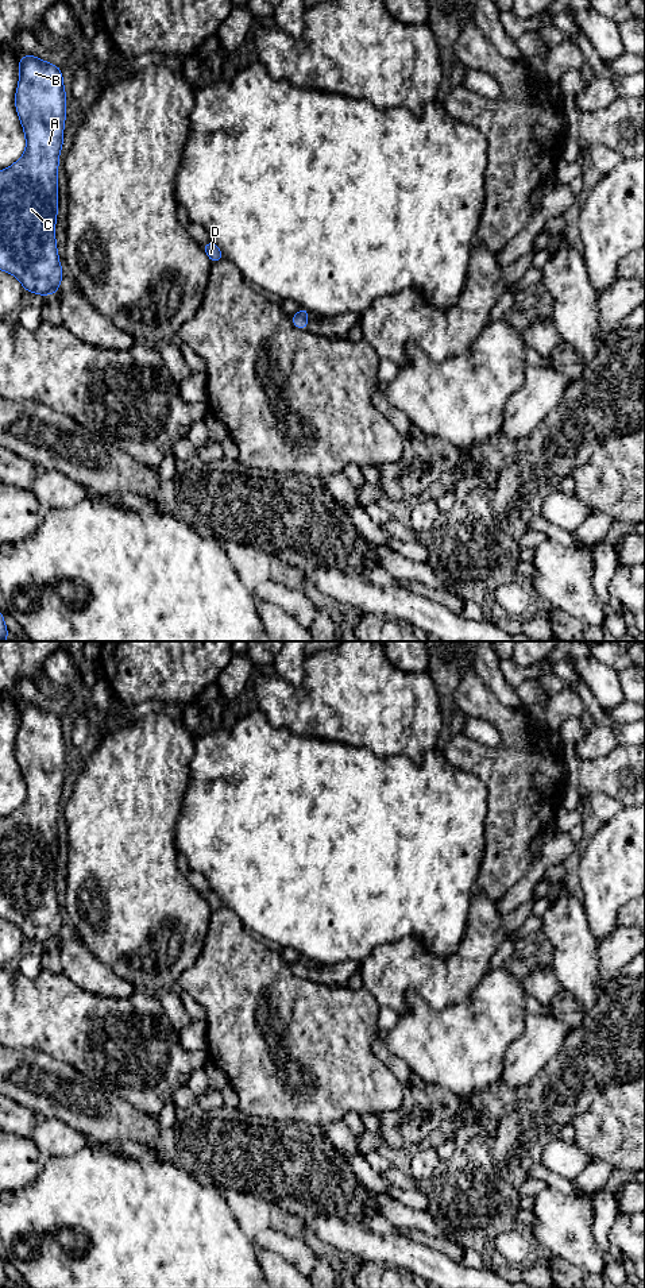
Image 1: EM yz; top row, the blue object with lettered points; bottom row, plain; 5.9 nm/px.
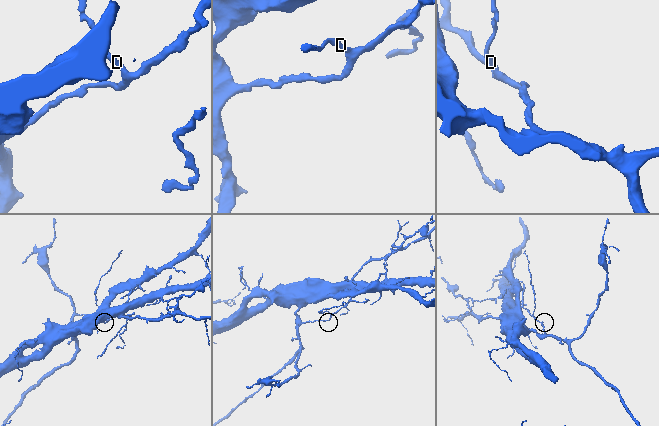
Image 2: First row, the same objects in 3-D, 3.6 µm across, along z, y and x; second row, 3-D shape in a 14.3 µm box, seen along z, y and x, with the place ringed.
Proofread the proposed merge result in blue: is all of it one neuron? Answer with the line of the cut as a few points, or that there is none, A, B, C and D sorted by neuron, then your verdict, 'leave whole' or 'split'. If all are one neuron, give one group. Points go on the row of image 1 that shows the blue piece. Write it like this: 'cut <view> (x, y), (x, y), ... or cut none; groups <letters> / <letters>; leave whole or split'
cut yz (298, 313), (305, 319); groups A B C / D; split

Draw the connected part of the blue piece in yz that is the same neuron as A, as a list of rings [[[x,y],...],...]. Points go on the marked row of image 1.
[[[35,55],[19,61],[20,78],[15,107],[26,134],[26,151],[12,166],[0,171],[0,270],[19,278],[31,293],[58,293],[62,267],[55,246],[58,213],[58,157],[63,143],[66,93],[61,68]]]

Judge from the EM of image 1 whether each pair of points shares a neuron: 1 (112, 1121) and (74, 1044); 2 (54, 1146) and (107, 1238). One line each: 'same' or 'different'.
1: different
2: different

